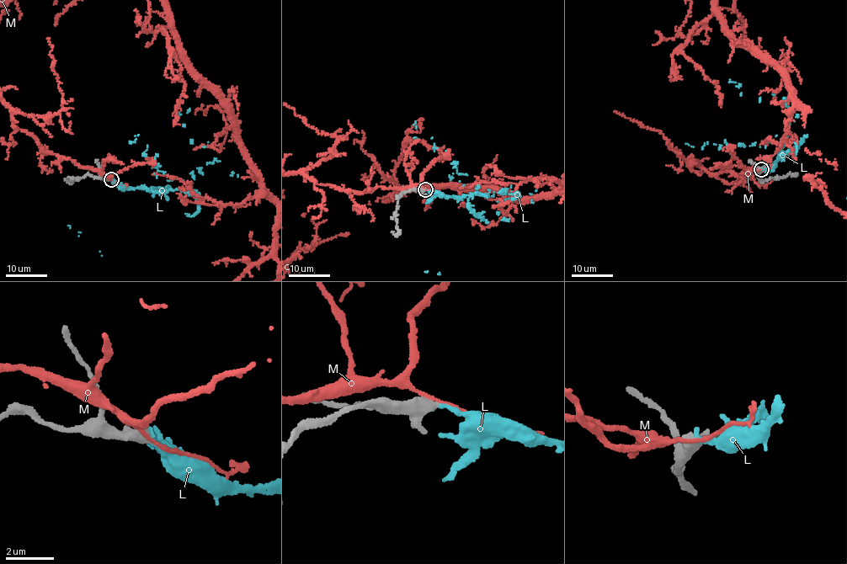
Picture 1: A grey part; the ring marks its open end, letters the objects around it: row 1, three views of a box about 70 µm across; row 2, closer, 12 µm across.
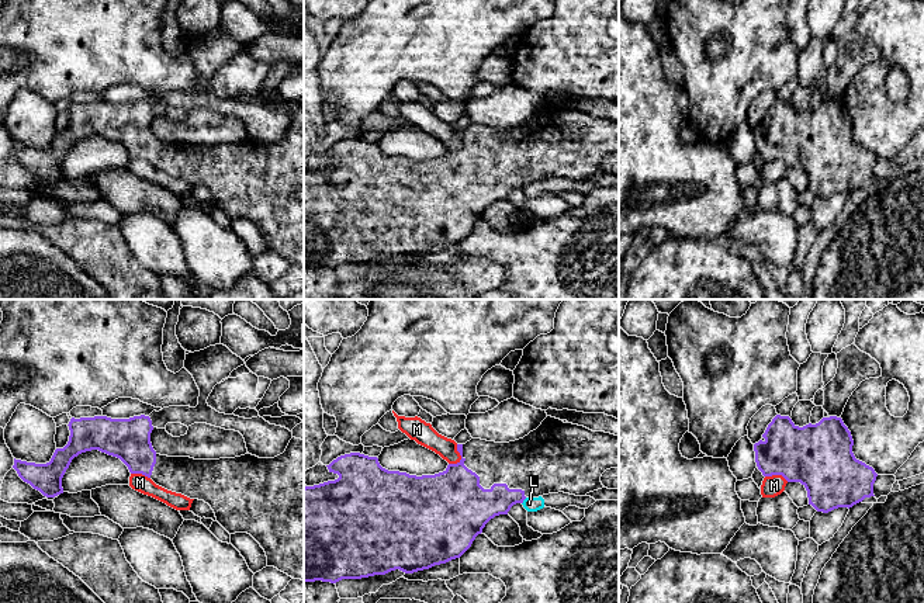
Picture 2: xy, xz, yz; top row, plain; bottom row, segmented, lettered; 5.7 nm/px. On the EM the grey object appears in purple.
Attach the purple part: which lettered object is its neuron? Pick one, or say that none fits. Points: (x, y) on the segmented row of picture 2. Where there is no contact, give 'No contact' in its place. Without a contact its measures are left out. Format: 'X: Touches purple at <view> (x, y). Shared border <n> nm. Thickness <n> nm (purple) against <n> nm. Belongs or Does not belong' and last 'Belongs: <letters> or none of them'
L: Touches purple at xz (523, 499). Shared border 50 nm. Thickness 190 nm (purple) against 80 nm. Does not belong
M: Touches purple at xz (462, 457). Shared border 130 nm. Thickness 340 nm (purple) against 120 nm. Does not belong
Belongs: none of them

